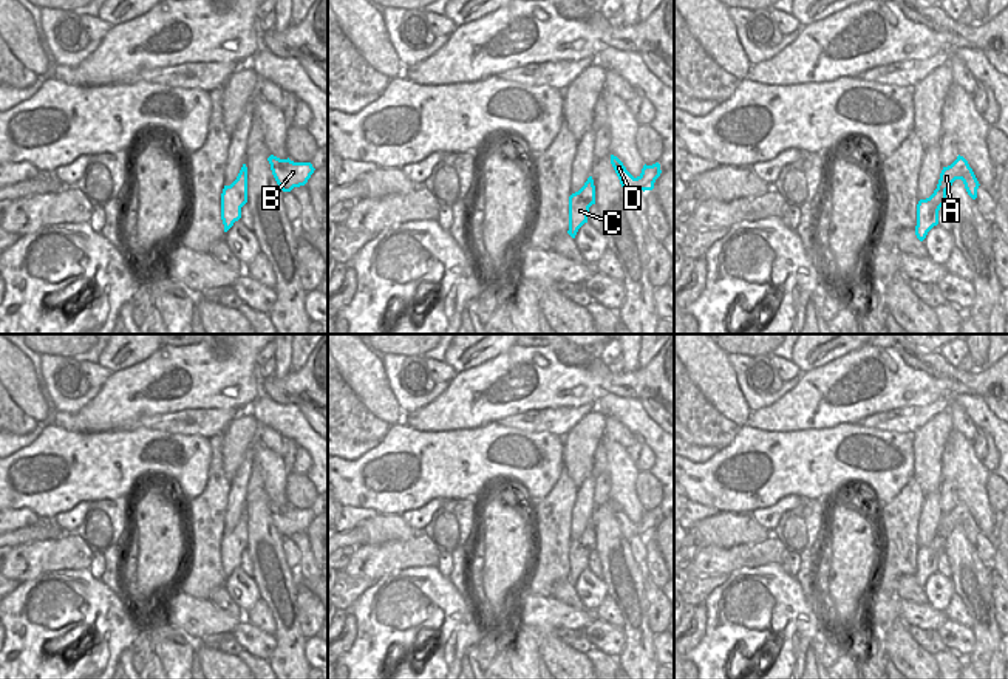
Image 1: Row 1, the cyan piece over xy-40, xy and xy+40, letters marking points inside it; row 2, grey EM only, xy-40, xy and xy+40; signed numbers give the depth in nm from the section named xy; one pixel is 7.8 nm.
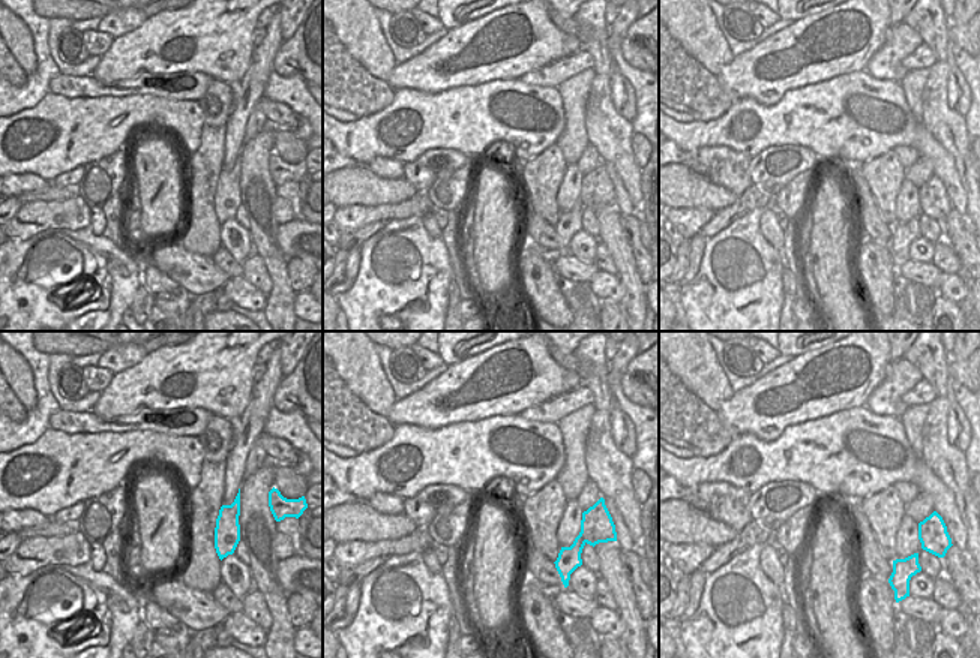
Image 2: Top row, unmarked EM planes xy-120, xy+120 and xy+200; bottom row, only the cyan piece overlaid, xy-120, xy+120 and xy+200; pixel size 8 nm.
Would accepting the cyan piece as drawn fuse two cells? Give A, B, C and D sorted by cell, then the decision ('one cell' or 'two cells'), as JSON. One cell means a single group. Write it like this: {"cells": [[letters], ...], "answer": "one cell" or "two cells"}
{"cells": [["A", "B", "D"], ["C"]], "answer": "two cells"}

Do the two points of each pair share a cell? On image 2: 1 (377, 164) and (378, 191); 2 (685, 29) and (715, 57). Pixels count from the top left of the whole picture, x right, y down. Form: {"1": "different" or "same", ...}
{"1": "different", "2": "same"}

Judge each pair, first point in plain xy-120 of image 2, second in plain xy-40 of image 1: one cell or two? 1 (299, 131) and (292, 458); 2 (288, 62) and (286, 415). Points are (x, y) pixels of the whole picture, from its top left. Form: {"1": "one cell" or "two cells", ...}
{"1": "one cell", "2": "two cells"}

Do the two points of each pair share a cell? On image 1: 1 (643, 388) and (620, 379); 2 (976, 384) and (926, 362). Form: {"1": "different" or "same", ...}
{"1": "same", "2": "same"}

